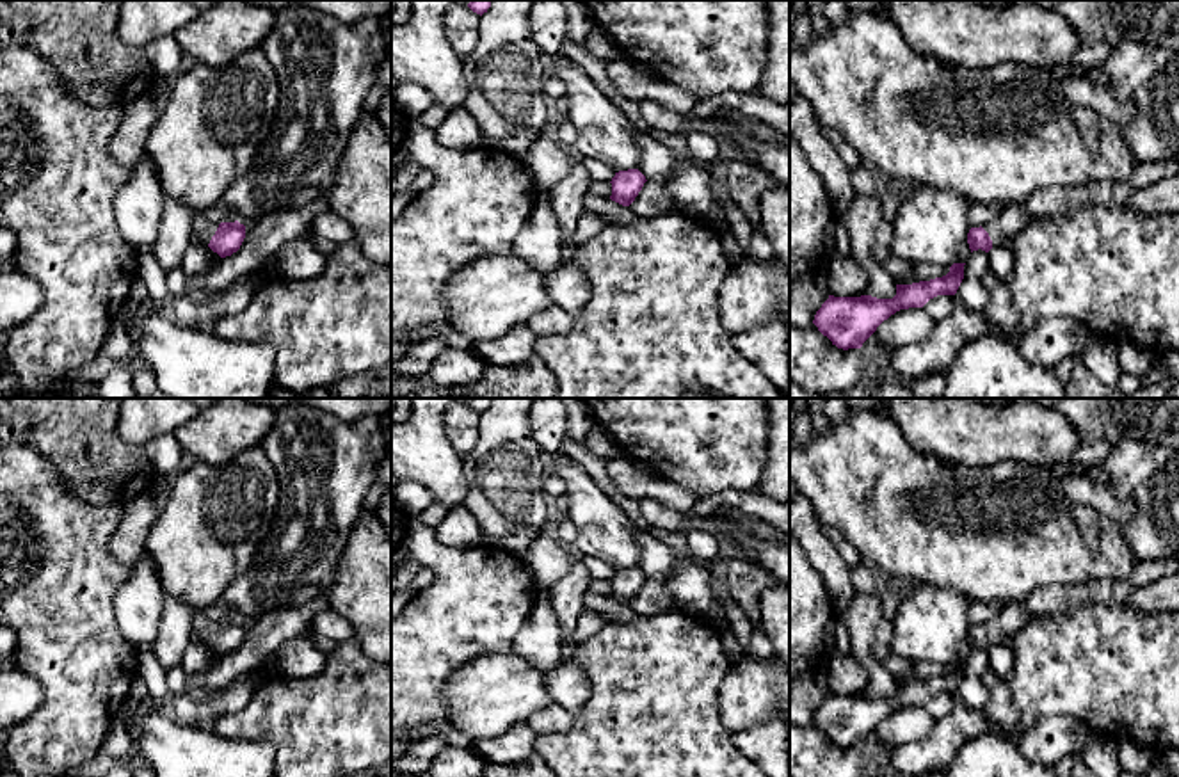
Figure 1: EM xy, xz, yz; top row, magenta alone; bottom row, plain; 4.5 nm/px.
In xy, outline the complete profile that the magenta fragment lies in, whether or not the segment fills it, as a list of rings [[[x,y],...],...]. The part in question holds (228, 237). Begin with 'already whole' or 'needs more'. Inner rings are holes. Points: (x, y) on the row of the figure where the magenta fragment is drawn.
needs more; [[[197,212],[192,222],[192,235],[208,245],[221,258],[237,252],[245,238],[245,226],[235,222],[210,220],[203,212]]]

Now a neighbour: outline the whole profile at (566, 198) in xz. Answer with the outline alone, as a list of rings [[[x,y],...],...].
[[[578,158],[565,178],[548,194],[565,244],[574,242],[576,226],[585,212],[583,199],[589,194],[590,185],[592,178]]]

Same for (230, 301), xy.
[[[263,270],[242,277],[222,290],[215,290],[208,302],[194,302],[185,293],[171,295],[169,313],[174,322],[188,327],[210,327],[217,318],[242,313],[253,300],[258,288],[272,277]]]

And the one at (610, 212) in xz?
[[[590,192],[583,199],[583,208],[598,215],[605,224],[633,224],[640,219],[630,206],[622,206],[610,197],[592,196]]]

